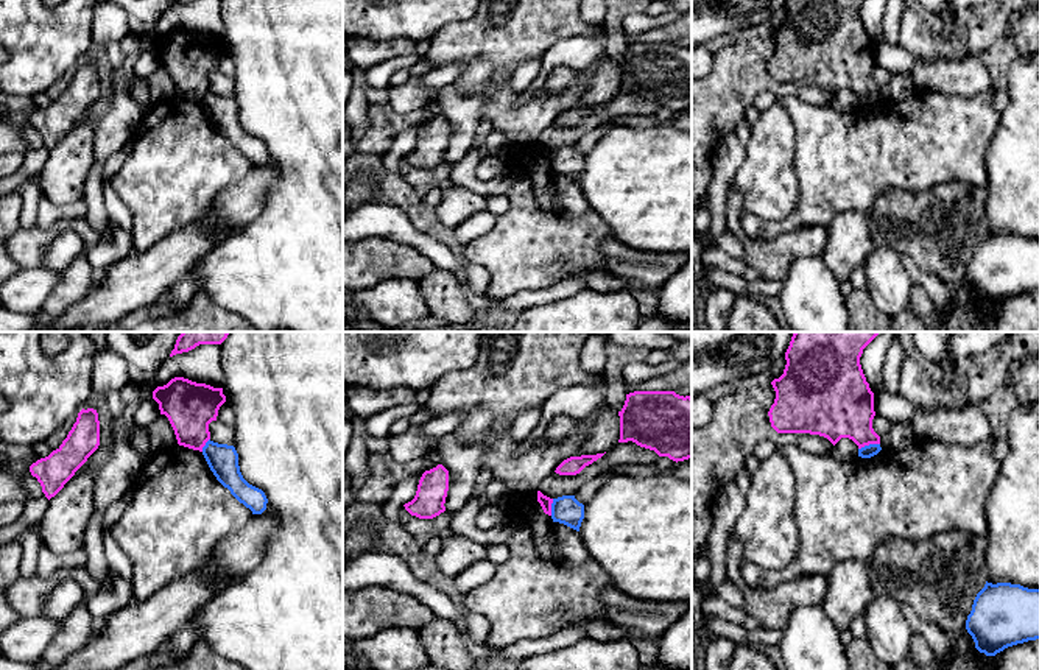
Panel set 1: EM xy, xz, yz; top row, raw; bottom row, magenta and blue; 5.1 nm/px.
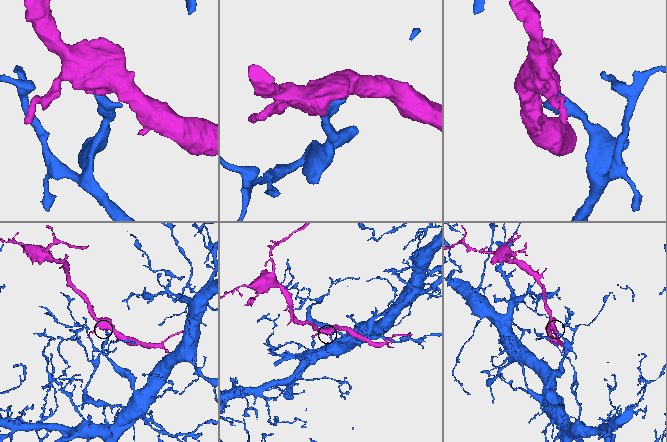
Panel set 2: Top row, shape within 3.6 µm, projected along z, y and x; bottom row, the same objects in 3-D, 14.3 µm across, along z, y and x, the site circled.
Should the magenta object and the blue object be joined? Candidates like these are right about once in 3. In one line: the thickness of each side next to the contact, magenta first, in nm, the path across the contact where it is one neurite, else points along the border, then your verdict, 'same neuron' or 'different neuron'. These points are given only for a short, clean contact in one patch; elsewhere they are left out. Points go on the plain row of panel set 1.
340/70 nm | along yz (879, 94), (869, 94), (859, 100) | different neuron

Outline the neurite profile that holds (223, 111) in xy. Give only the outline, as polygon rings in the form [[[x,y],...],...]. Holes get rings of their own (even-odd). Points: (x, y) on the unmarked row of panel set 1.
[[[207,92],[203,106],[217,128],[217,131],[231,142],[231,145],[252,162],[262,165],[266,160],[268,150],[265,143],[249,136],[238,117],[238,104],[234,97]]]

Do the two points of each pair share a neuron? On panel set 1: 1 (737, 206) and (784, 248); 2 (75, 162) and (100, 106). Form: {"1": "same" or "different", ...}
{"1": "same", "2": "same"}

